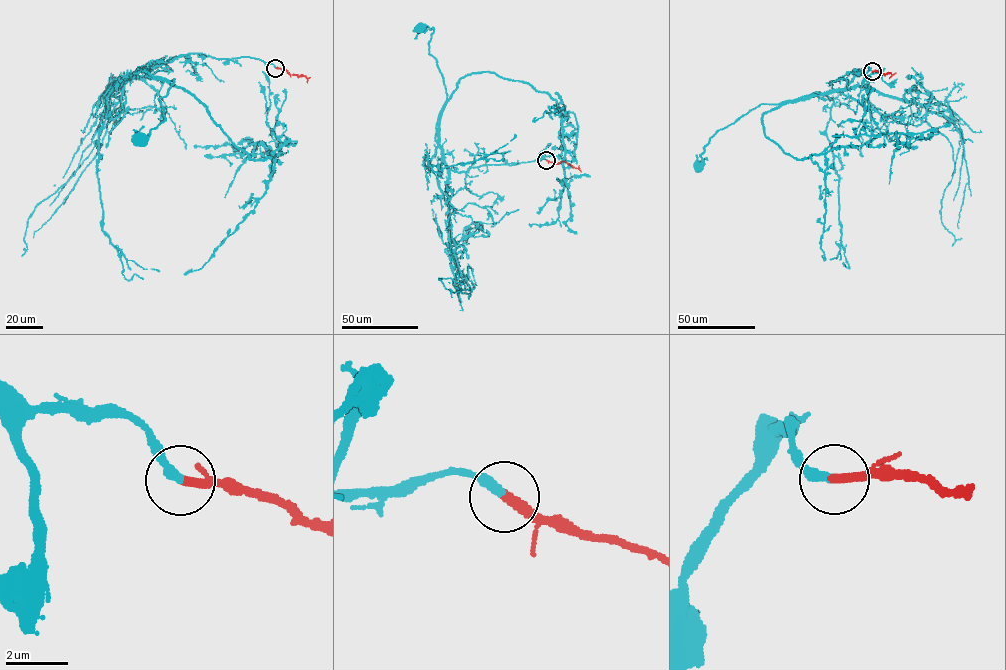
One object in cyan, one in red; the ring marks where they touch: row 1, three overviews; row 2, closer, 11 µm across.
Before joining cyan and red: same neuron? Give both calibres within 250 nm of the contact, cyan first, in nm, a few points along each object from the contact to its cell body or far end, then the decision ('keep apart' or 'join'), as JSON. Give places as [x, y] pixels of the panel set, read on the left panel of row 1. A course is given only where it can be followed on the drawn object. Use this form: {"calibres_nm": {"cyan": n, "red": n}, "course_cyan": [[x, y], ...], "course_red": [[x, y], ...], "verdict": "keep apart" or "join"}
{"calibres_nm": {"cyan": 320, "red": 280}, "course_cyan": [[275, 67], [248, 57], [192, 53], [148, 69], [154, 78], [175, 79], [159, 99], [165, 119], [141, 140]], "course_red": [[275, 67], [305, 76], [307, 82]], "verdict": "join"}

